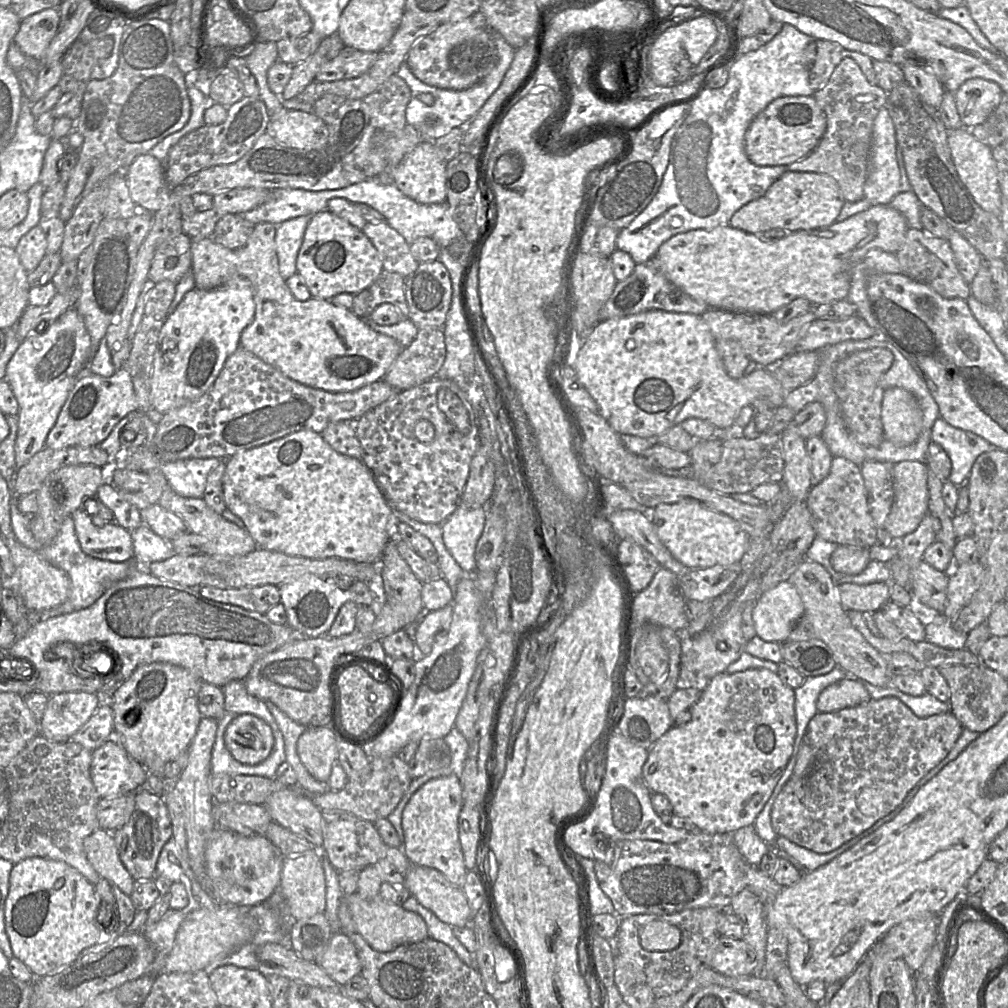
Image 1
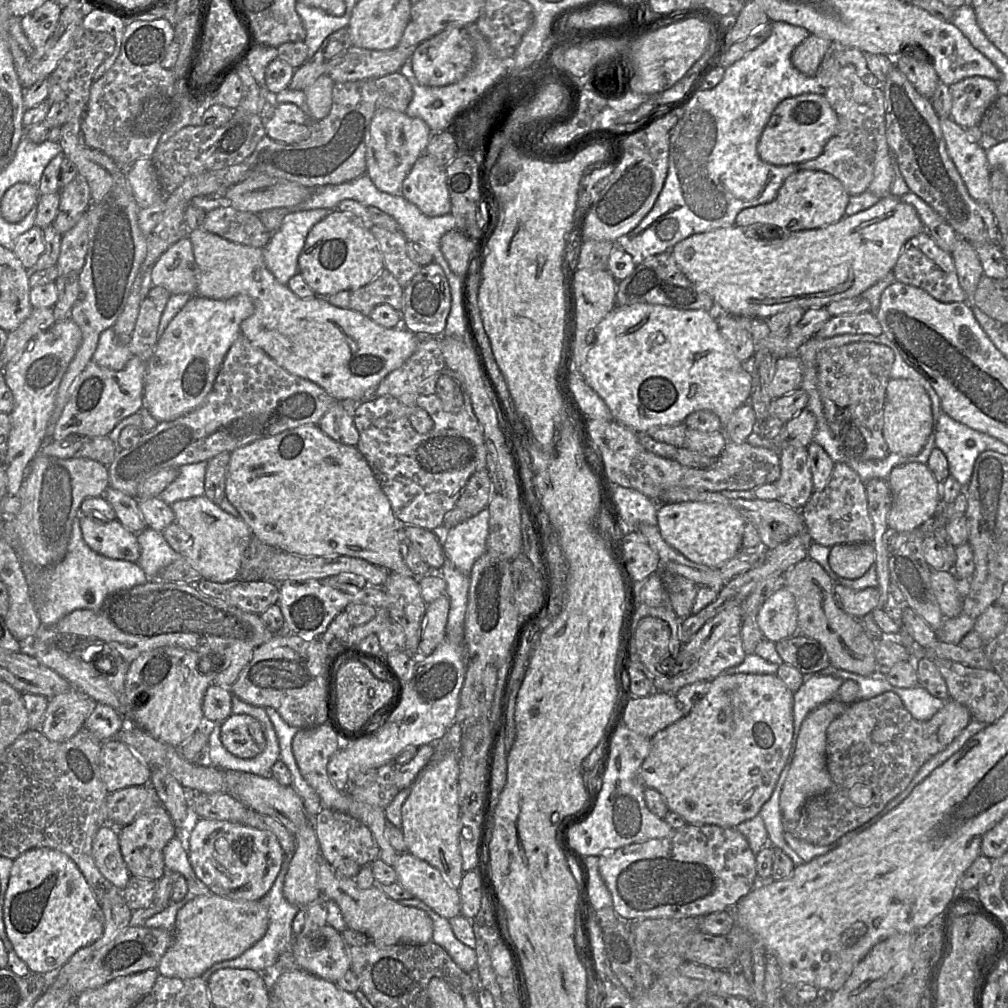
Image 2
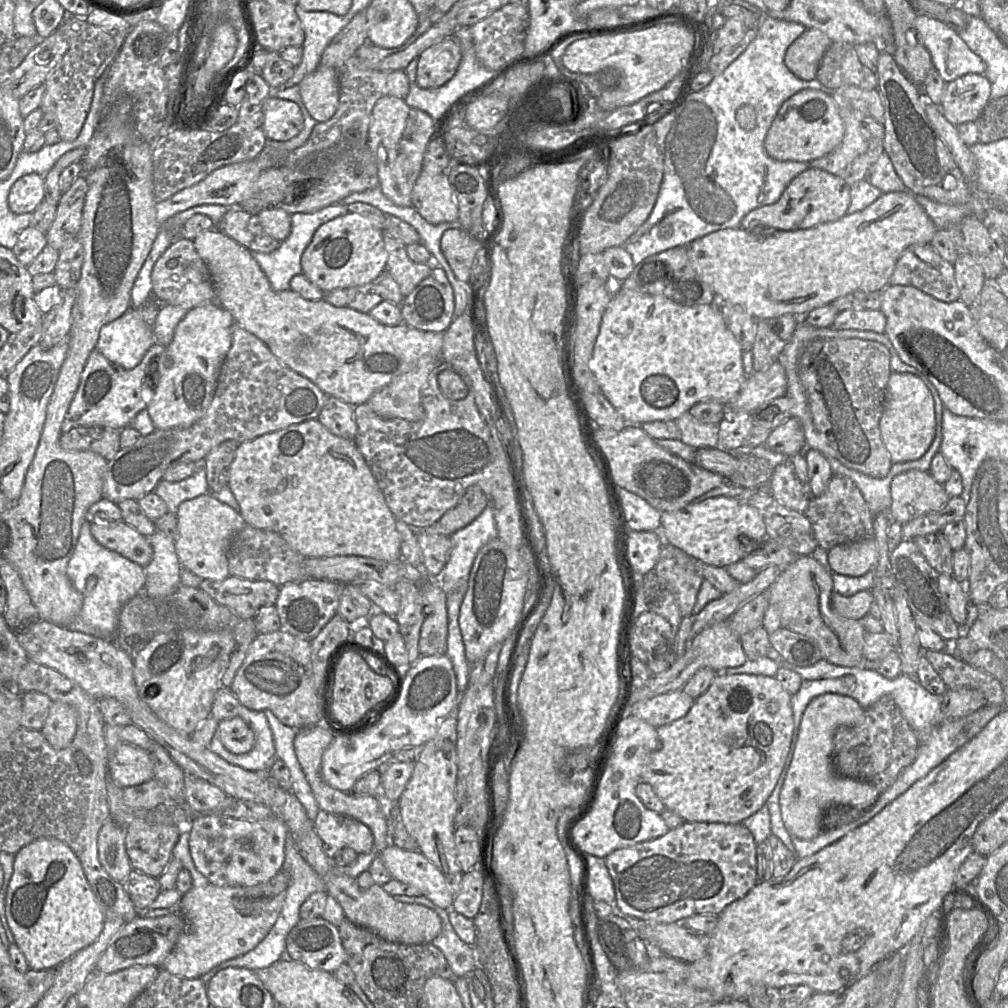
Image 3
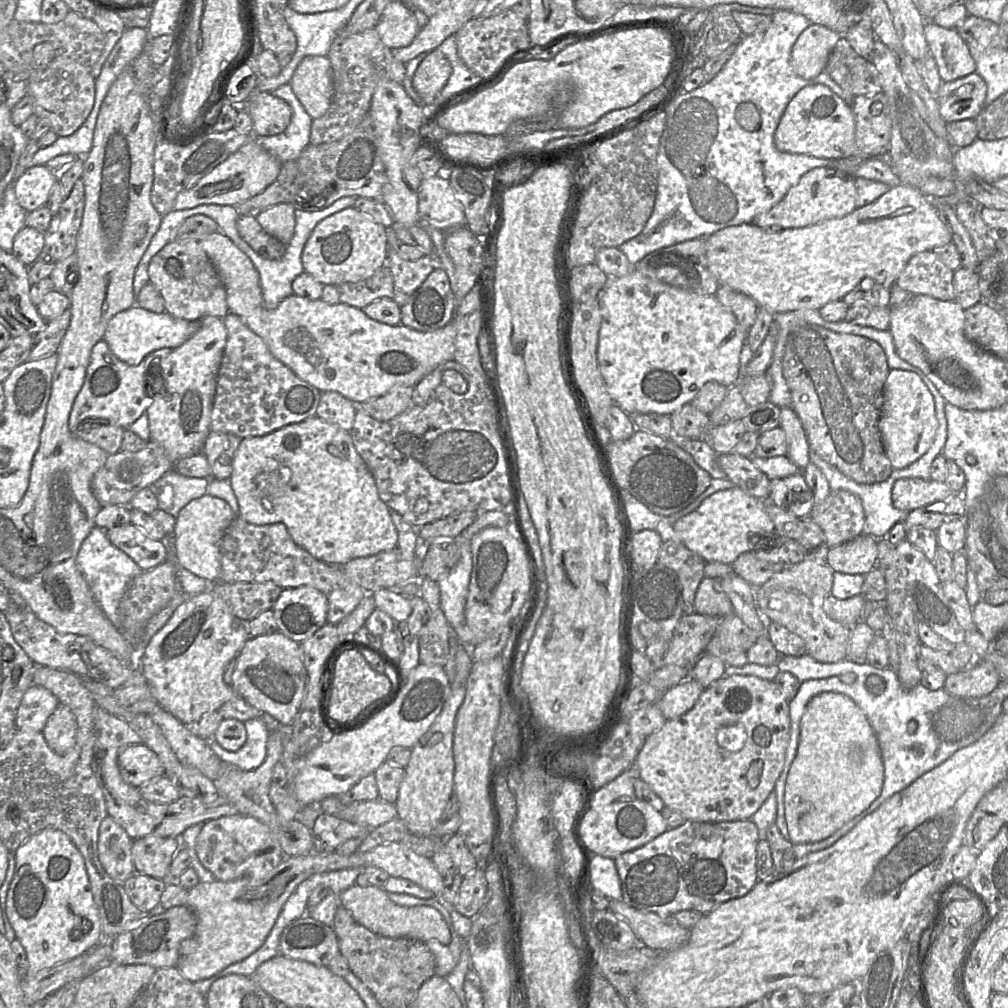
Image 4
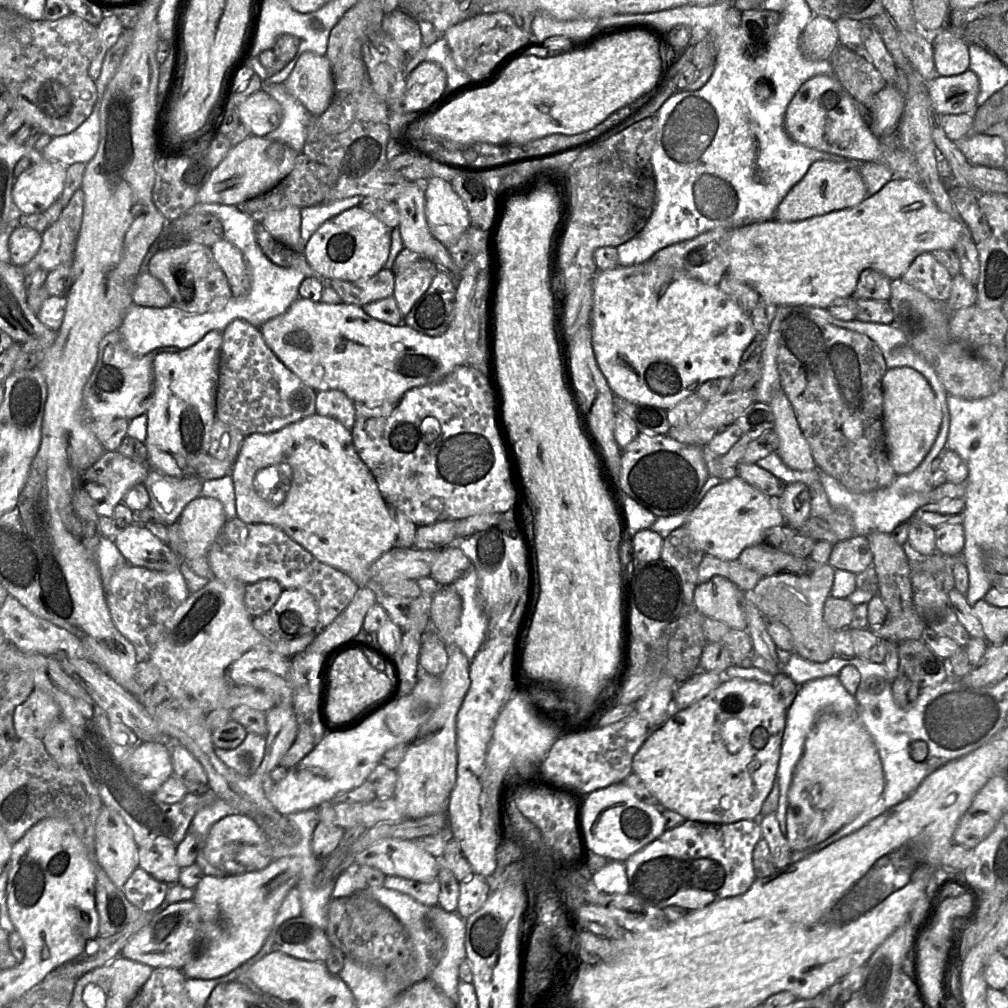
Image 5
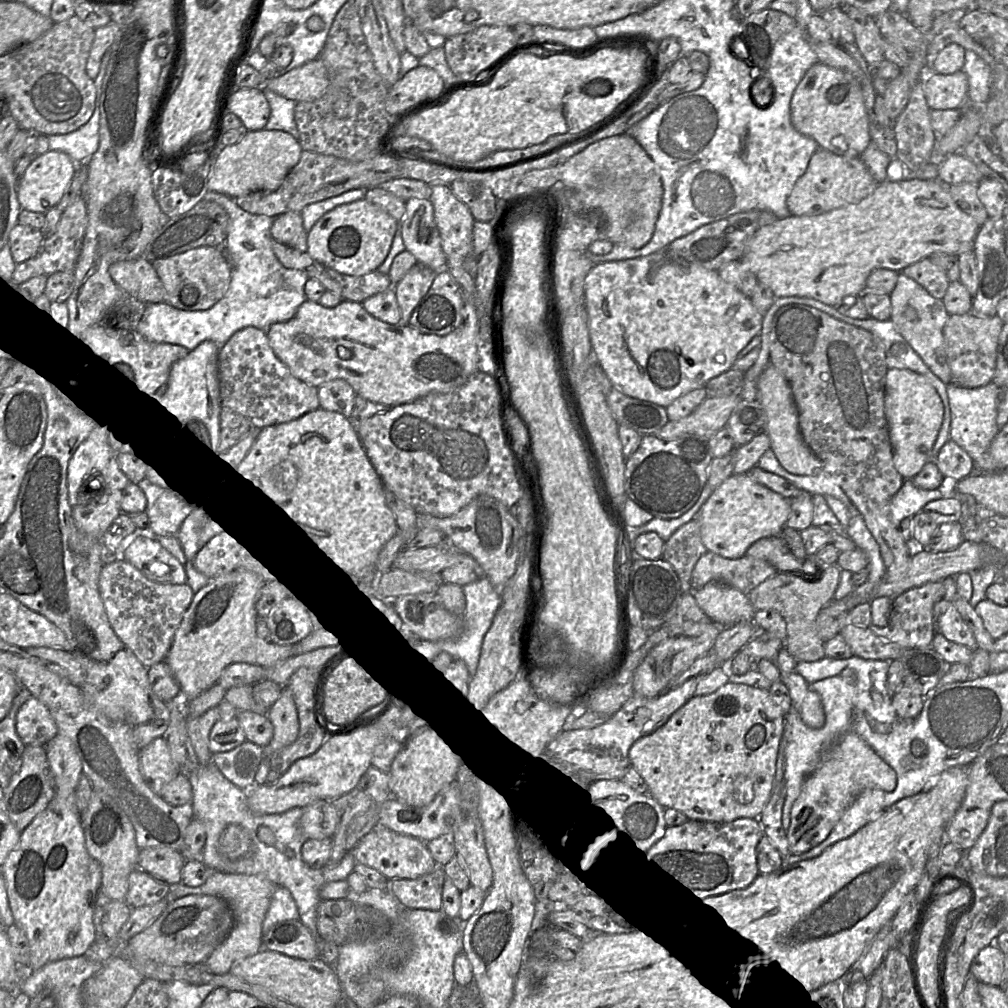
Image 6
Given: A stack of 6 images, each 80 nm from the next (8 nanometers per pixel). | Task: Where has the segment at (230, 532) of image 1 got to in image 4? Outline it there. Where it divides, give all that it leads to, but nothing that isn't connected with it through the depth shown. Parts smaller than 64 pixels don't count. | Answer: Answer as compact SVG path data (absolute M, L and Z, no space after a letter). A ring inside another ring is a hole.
M208 494L184 506L176 517L172 536L172 559L177 566L208 582L218 581L221 574L220 542L235 518L236 514L226 501Z

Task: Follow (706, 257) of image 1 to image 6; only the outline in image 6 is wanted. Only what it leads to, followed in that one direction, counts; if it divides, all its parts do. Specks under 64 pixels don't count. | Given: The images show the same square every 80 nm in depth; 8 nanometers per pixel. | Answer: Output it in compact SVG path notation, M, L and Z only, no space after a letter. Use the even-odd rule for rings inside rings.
M938 178L887 179L858 203L819 215L790 215L759 228L748 242L740 261L756 275L758 282L770 287L776 297L809 297L837 307L846 299L848 301L860 296L865 291L868 276L875 269L901 272L932 253L959 256L973 251L980 226L958 207L949 192L949 186Z

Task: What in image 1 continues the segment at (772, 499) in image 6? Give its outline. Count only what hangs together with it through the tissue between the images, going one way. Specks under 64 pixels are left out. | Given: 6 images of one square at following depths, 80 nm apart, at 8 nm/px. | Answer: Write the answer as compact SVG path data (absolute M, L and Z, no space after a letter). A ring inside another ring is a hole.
M661 503L651 510L650 518L663 545L675 559L690 569L739 562L748 547L750 536L737 521L697 503Z

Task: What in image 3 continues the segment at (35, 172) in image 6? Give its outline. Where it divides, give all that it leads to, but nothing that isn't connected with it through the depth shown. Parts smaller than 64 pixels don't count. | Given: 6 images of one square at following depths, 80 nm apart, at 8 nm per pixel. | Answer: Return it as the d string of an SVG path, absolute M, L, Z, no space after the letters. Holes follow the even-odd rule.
M30 173L20 177L11 187L8 206L15 214L33 213L44 200L44 177Z

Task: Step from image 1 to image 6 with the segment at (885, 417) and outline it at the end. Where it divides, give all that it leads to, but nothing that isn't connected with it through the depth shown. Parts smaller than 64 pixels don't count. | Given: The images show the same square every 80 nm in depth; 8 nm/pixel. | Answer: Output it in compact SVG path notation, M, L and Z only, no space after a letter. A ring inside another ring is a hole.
M888 369L885 377L885 417L893 450L893 463L904 480L913 479L931 460L931 452L943 421L943 404L936 390L920 374Z

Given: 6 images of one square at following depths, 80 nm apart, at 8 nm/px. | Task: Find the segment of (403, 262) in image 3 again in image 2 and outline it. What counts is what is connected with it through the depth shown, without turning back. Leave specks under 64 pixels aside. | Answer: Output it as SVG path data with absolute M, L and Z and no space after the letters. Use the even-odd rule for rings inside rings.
M373 225L370 231L379 244L385 269L405 288L422 268L409 258L405 236L401 232L390 232L377 225Z

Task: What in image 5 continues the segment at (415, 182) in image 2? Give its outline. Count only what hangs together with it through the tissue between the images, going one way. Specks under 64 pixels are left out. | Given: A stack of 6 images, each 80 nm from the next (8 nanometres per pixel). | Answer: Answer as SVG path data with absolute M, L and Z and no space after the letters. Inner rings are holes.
M432 177L424 182L425 215L433 237L449 248L470 227L465 204L453 190L451 182Z

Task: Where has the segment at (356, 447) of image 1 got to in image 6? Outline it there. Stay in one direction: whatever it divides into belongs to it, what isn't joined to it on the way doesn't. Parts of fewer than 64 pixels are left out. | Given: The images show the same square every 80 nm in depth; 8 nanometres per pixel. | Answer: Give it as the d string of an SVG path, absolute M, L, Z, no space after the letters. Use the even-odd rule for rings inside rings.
M343 379L322 384L318 388L319 408L340 413L349 418L353 411L356 393Z

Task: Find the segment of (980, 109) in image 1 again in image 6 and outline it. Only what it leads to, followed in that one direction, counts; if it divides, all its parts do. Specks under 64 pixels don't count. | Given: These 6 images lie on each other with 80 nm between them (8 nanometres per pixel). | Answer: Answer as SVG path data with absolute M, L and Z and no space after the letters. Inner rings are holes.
M963 71L931 73L923 82L926 102L931 110L960 109L968 96L968 79Z

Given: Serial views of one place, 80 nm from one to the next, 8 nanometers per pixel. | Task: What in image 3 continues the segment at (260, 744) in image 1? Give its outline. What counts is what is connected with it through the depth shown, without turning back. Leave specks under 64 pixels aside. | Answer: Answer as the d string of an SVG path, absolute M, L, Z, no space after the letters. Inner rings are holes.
M239 715L220 721L218 731L221 743L231 753L245 754L255 745L255 733Z

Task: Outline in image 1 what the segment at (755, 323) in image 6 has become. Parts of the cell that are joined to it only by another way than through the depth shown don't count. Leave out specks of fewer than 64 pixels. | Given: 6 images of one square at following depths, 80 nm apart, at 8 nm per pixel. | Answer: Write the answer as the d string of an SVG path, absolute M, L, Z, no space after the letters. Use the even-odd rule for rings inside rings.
M659 309L644 311L625 317L610 318L598 322L588 333L585 339L581 340L581 346L577 352L574 363L574 370L591 397L598 405L598 413L609 423L618 434L635 435L643 438L656 438L674 425L681 424L687 418L700 418L707 420L717 429L724 429L734 423L735 418L745 405L753 403L756 399L766 399L776 408L784 403L786 391L773 374L772 367L757 367L752 373L744 374L738 379L731 378L723 365L721 357L716 349L716 340L708 325L701 316L691 313L670 312Z

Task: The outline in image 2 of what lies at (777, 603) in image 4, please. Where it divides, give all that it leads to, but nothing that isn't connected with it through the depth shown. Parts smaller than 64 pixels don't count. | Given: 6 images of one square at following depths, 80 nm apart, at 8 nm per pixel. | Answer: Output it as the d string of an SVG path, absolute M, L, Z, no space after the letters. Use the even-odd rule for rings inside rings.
M806 557L785 573L782 586L795 598L797 634L818 641L836 668L862 676L876 673L874 640L865 633L857 618L839 607L834 597L834 582L821 565Z

